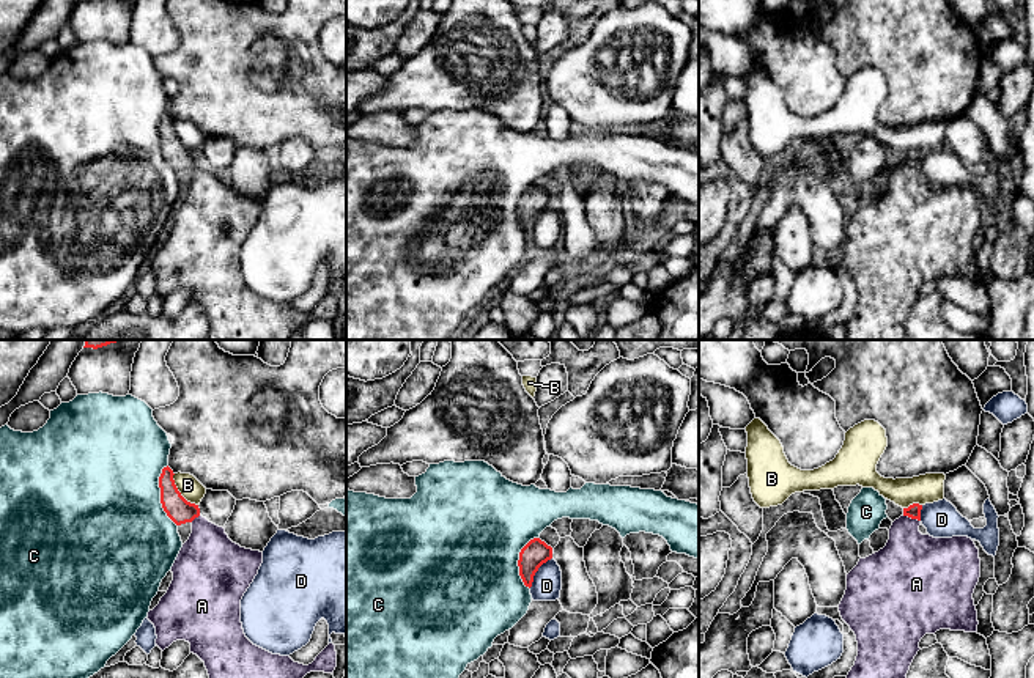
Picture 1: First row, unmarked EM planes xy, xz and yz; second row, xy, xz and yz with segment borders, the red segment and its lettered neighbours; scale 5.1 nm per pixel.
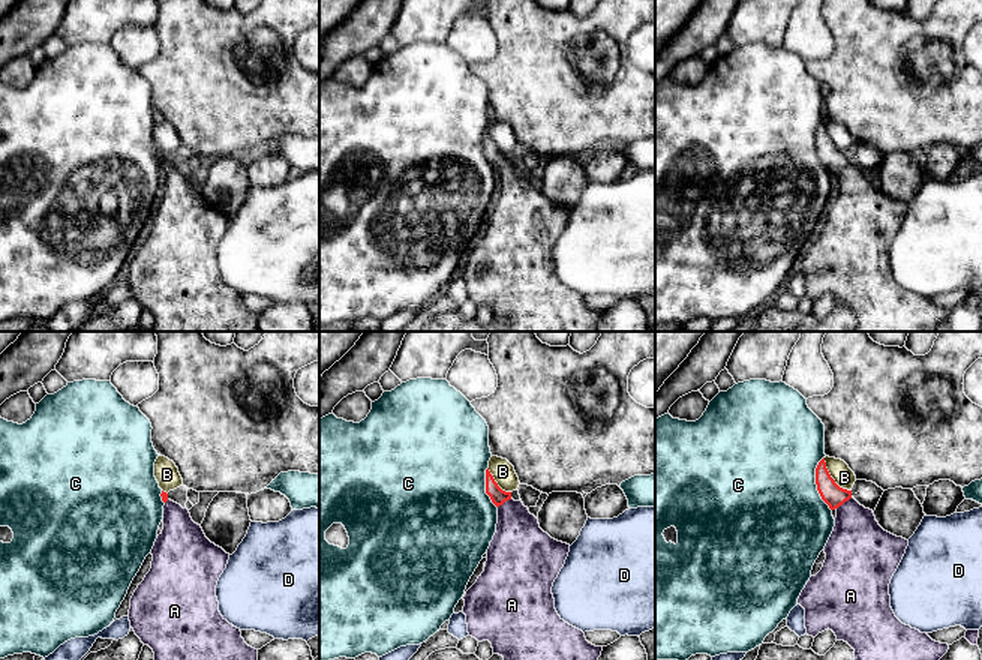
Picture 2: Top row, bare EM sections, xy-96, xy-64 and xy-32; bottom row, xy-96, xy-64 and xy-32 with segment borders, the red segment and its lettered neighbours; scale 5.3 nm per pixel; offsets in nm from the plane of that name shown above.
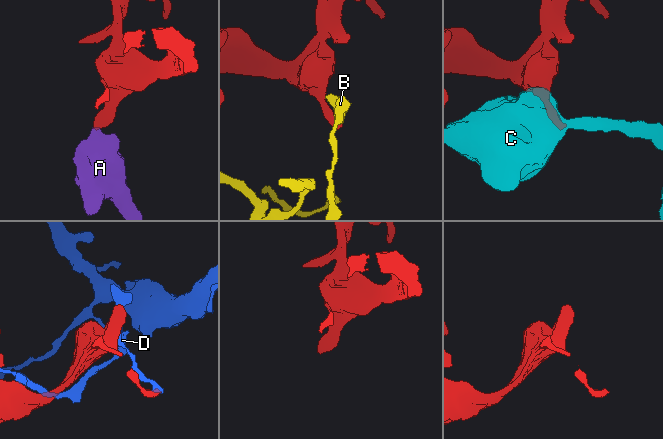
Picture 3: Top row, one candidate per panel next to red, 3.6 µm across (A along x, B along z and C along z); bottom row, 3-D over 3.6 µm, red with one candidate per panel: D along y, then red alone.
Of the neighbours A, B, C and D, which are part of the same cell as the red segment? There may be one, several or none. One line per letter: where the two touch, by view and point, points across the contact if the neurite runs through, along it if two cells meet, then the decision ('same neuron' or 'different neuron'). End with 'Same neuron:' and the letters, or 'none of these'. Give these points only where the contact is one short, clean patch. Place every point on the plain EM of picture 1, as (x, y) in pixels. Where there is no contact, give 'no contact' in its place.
A: yz (912, 165) | across yz (913, 159), (912, 165), (912, 214) | same neuron
B: xy (180, 140) | different neuron
C: xy (161, 143) | different neuron
D: xz (537, 217) | different neuron
Same neuron: A

